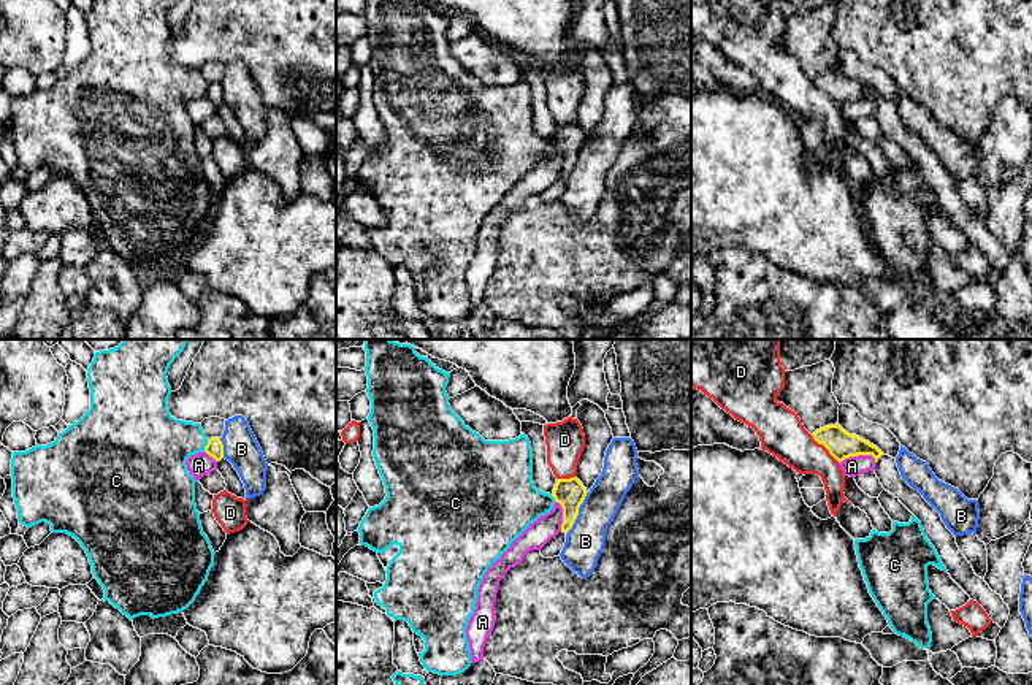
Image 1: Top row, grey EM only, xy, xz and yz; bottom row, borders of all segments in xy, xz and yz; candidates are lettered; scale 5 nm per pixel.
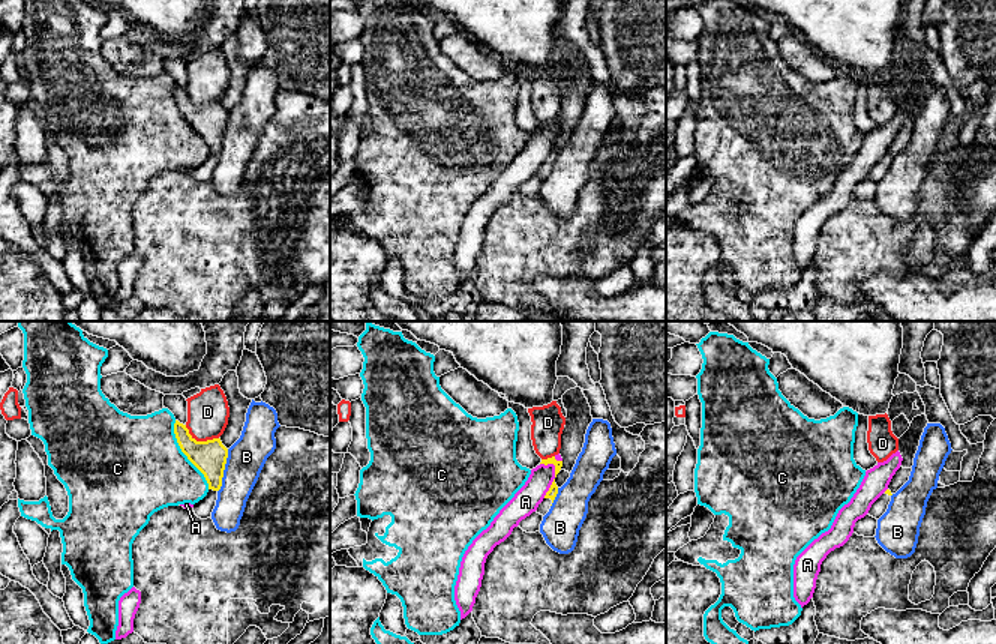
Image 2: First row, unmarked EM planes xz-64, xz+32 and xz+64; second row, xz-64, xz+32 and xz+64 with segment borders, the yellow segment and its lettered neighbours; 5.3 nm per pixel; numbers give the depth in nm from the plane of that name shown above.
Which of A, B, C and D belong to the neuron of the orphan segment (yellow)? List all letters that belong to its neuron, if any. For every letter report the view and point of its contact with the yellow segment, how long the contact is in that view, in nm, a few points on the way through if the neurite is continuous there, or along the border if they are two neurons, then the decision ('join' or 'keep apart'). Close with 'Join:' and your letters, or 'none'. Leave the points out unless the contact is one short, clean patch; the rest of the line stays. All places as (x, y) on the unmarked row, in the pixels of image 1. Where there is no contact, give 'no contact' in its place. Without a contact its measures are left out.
A: yz (856, 100) | 190 nm | along yz (875, 103), (871, 100), (852, 100), (839, 108) | keep apart
B: xz (577, 159) | 260 nm | along xz (588, 137), (566, 179) | keep apart
C: xy (206, 91) | 70 nm | keep apart
D: yz (825, 91) | 200 nm | keep apart
Join: none

